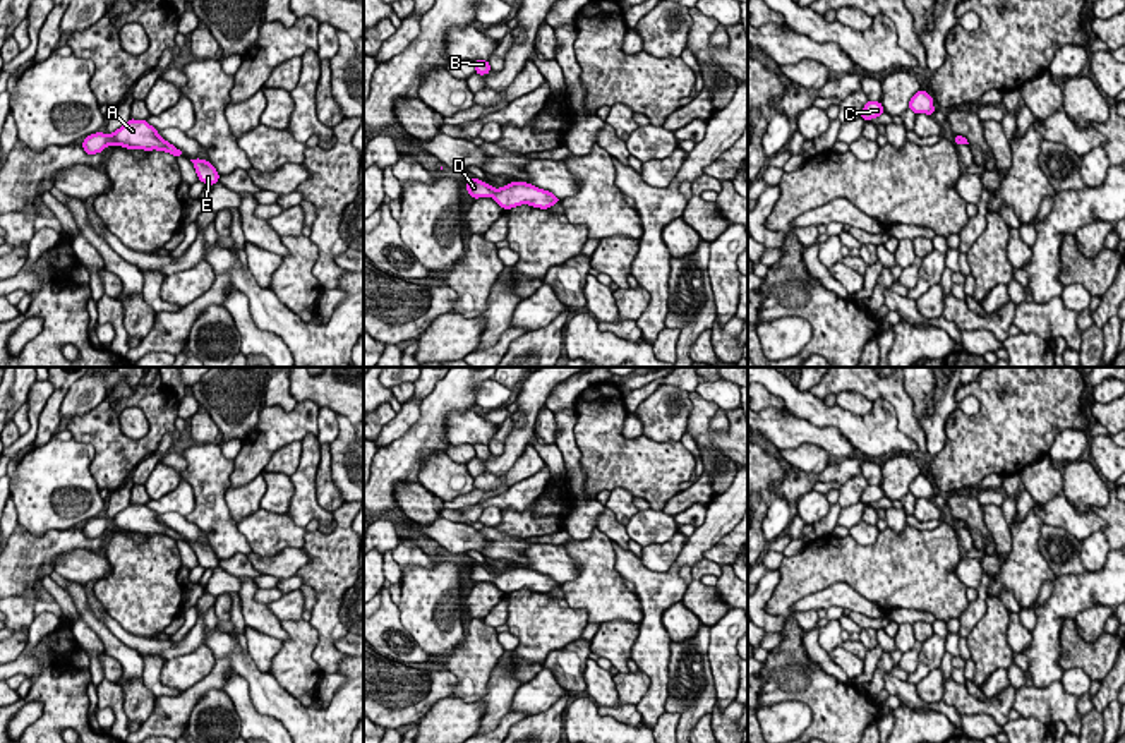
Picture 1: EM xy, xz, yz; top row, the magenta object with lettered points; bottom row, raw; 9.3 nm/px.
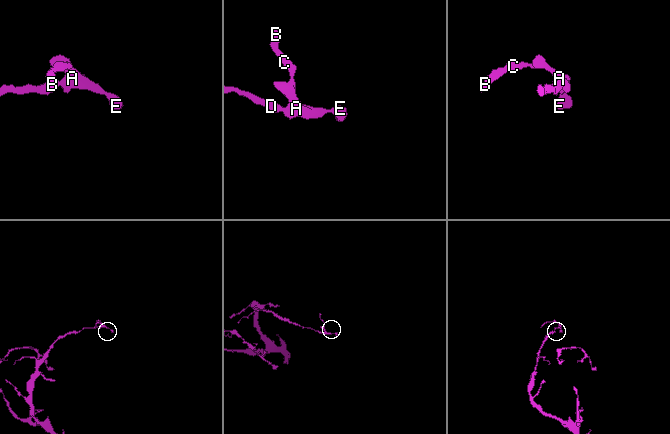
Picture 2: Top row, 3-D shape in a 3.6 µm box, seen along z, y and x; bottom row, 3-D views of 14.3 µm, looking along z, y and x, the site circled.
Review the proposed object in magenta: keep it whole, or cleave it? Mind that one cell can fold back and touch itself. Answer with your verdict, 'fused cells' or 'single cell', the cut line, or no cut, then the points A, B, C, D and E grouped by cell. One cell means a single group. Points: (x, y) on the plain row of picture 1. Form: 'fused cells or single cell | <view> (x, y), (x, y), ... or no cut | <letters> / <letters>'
single cell | no cut | A B C D E

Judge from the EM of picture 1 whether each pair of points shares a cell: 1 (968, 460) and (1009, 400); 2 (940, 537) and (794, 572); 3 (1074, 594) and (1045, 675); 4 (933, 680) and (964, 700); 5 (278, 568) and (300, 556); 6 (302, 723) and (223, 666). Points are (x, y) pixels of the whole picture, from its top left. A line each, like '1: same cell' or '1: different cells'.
1: same cell
2: same cell
3: same cell
4: different cells
5: same cell
6: different cells

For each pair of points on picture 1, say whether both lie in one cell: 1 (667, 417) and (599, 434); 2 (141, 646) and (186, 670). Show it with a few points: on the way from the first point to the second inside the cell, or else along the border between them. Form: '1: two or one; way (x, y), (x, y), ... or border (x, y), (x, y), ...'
1: two; border (642, 434), (659, 441), (679, 441)
2: two; border (204, 642), (167, 661)

